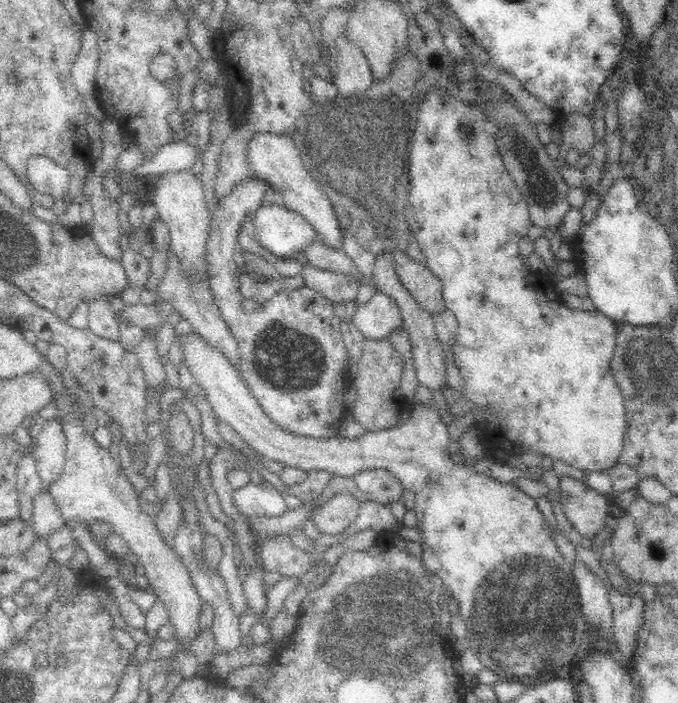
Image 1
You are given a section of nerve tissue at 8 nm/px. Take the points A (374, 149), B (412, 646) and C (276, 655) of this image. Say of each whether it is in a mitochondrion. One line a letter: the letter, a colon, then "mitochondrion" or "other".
A: mitochondrion
B: mitochondrion
C: other

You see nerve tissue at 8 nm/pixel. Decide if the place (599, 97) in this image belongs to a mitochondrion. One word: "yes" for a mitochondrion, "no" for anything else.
no

